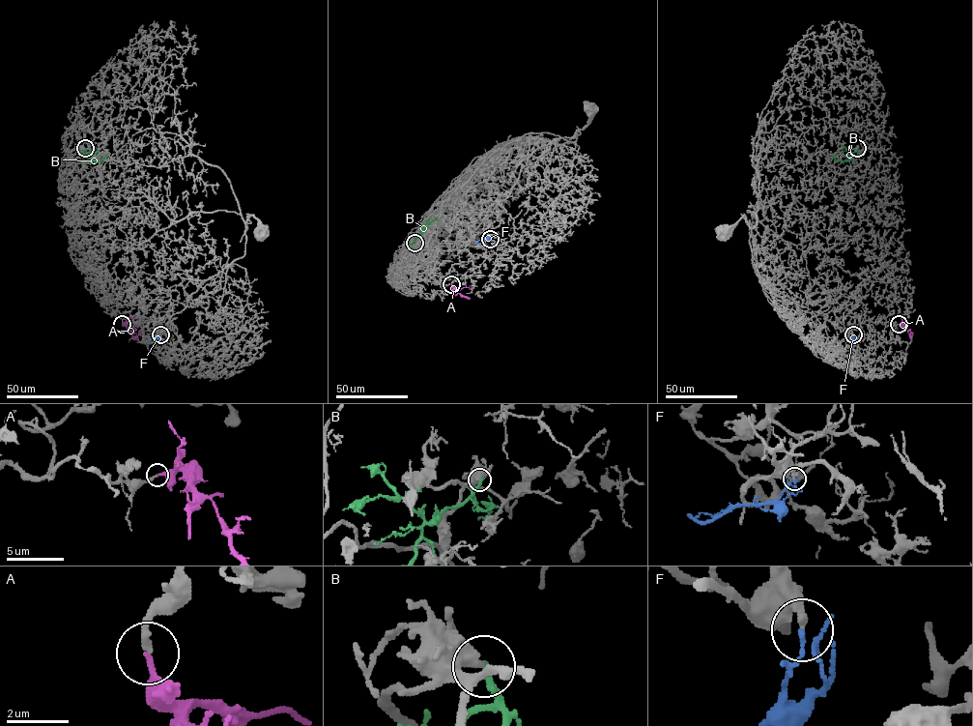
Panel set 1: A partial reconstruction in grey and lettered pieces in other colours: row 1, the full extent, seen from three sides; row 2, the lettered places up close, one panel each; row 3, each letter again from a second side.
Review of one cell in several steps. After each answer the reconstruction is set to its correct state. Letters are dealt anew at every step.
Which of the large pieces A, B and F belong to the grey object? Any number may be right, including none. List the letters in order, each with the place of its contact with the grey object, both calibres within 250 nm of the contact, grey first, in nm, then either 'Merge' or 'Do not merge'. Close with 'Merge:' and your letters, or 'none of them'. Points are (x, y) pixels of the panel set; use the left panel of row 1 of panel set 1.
A: Touches grey at (122, 324). Thickness 220 nm (grey) against 200 nm. Merge
B: Touches grey at (85, 148). Thickness 600 nm (grey) against 240 nm. Do not merge
F: Touches grey at (160, 334). Thickness 320 nm (grey) against 140 nm. Do not merge
Merge: A

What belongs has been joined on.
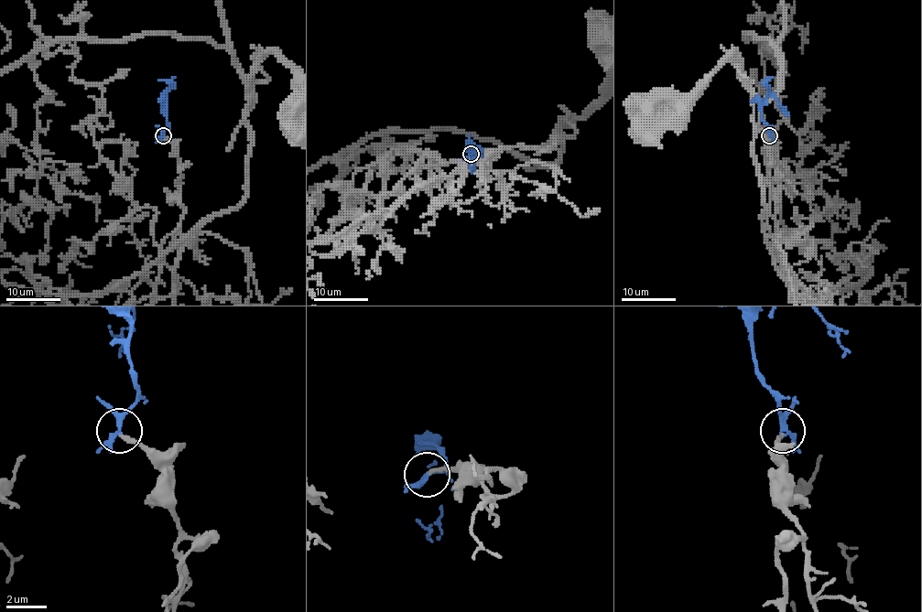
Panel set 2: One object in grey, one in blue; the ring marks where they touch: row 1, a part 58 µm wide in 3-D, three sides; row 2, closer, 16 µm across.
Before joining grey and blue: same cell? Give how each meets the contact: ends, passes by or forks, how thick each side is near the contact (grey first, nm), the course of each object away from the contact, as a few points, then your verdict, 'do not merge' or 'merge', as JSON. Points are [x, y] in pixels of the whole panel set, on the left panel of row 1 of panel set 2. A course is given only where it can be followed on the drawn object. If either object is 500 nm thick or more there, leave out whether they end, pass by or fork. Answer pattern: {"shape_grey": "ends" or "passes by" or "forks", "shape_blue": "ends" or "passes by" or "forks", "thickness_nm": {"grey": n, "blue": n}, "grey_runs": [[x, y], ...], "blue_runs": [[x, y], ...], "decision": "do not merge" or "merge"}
{"shape_grey": "ends", "shape_blue": "forks", "thickness_nm": {"grey": 190, "blue": 160}, "grey_runs": [[163, 136], [185, 165], [185, 212], [160, 255], [242, 201], [247, 94], [269, 52]], "blue_runs": [[163, 134], [168, 125], [166, 106], [160, 101], [165, 94], [168, 102], [163, 109], [165, 114]], "decision": "merge"}

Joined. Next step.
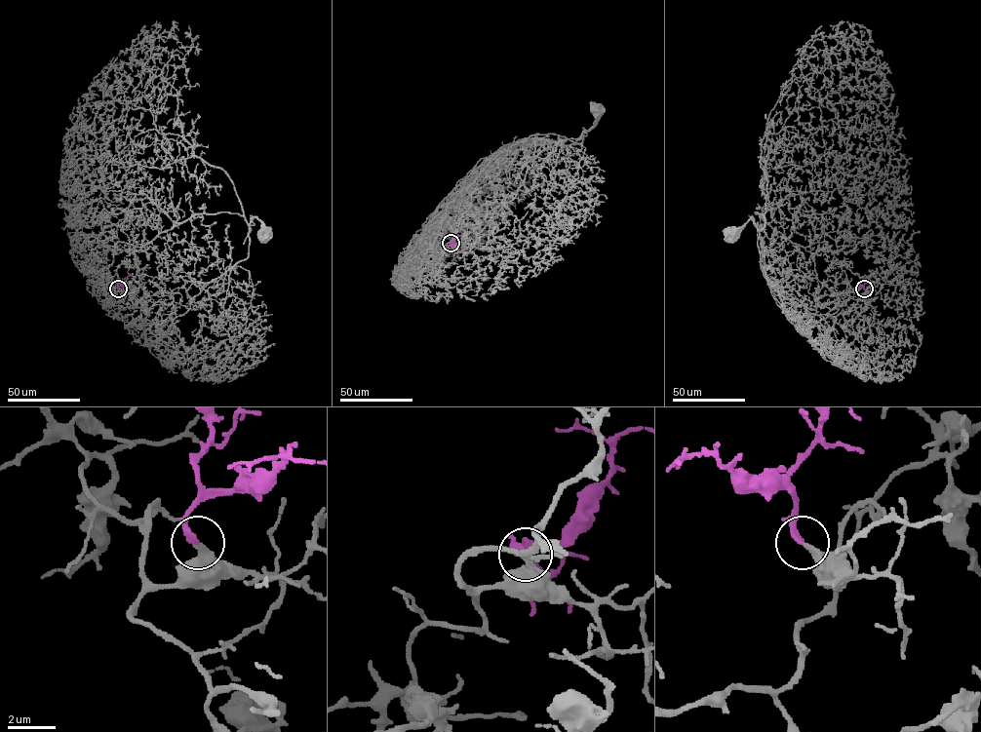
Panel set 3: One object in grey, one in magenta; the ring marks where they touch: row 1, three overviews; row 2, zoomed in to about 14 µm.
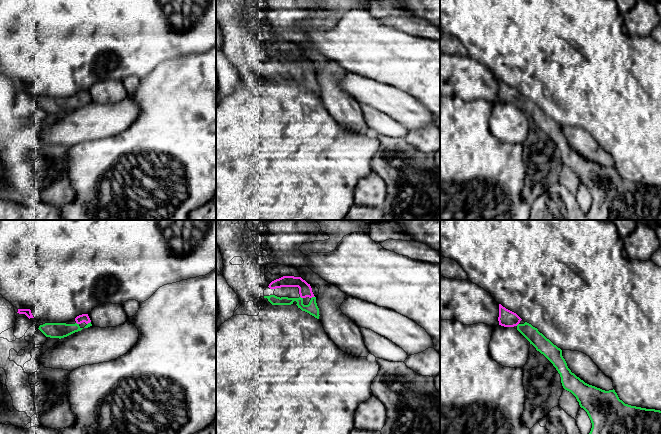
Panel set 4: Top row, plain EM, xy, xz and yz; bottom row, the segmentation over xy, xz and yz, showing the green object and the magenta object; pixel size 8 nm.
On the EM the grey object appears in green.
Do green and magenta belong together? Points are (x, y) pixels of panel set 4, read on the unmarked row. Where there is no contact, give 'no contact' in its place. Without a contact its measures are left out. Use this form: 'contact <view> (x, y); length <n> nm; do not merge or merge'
contact xz (312, 73); length 40 nm; merge

